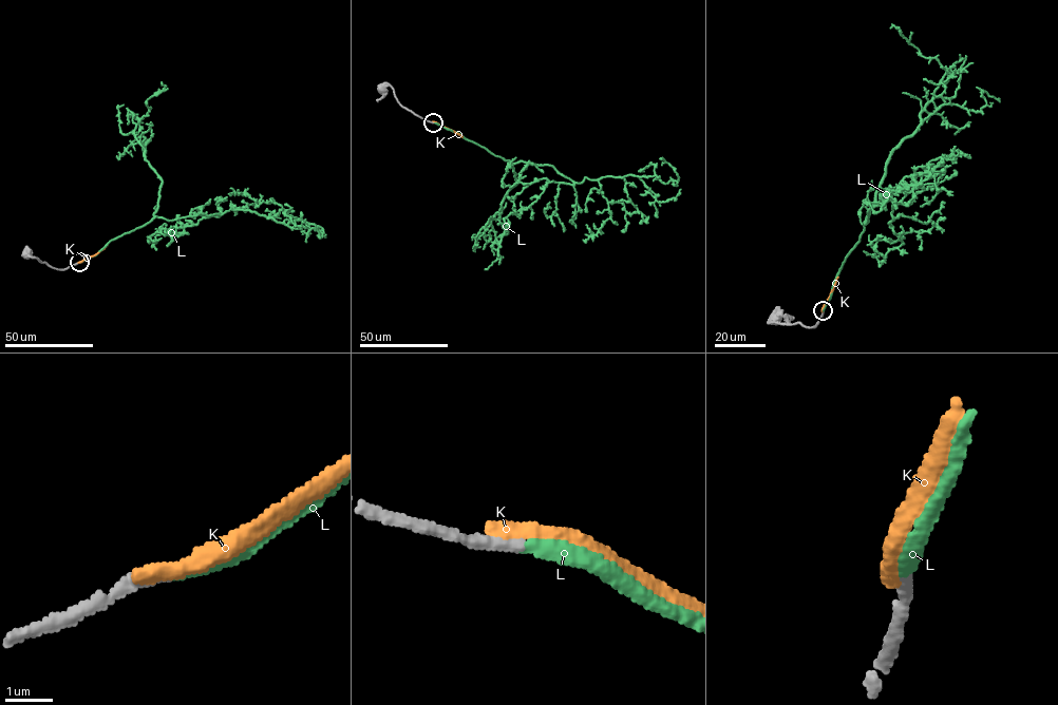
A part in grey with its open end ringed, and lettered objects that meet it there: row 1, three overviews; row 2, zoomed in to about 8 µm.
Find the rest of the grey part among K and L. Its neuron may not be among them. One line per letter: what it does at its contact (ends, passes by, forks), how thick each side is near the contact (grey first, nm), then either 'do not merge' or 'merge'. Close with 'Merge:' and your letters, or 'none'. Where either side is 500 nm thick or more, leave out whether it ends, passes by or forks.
K: it ends there; 320 nm thick on the grey side, 340 nm on the other; do not merge
L: it ends there; 280 nm thick on the grey side, 280 nm on the other; merge
Merge: L

